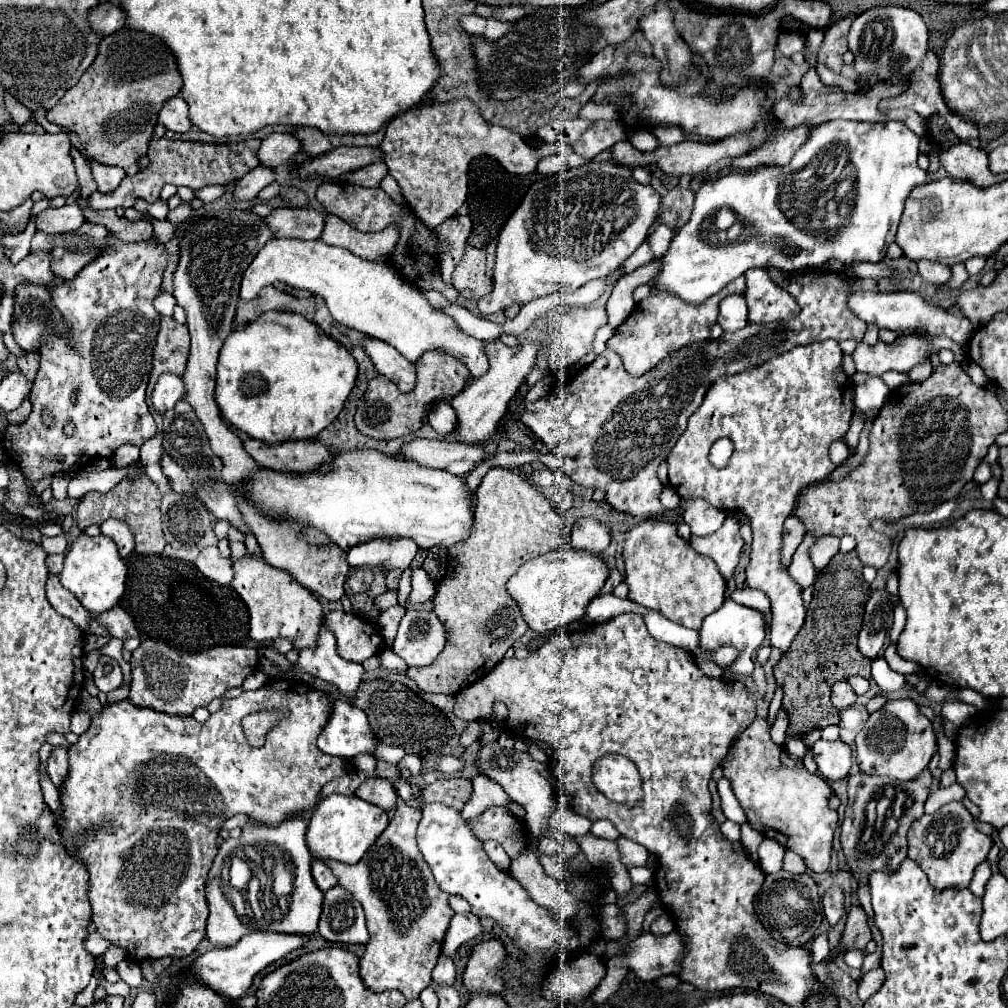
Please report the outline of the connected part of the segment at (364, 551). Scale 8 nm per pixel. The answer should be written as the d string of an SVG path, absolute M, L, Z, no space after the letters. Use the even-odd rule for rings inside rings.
M410 539L396 541L368 541L348 551L348 563L352 567L378 567L382 571L406 571L418 553L418 545Z

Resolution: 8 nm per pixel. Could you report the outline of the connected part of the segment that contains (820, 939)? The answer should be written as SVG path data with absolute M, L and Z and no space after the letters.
M824 933L818 935L816 939L812 939L810 949L812 949L812 959L814 961L822 961L830 953L830 949L828 949L828 937Z

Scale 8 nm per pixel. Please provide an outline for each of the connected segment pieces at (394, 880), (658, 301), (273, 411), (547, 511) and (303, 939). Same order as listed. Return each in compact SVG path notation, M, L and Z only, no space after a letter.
M400 803L386 831L356 865L344 865L330 859L324 861L334 869L338 885L352 893L366 913L370 941L360 959L360 975L366 987L372 991L398 989L408 1001L418 999L420 991L430 985L444 933L454 915L448 905L450 895L436 887L432 871L416 845L418 823L420 811Z
M738 277L736 281L728 283L718 295L712 295L710 299L706 299L706 303L696 305L696 307L686 305L680 299L670 297L670 295L650 295L648 299L638 303L634 313L616 329L614 337L608 339L608 347L614 349L622 357L624 367L630 375L636 375L636 377L644 375L646 371L656 367L668 353L688 343L708 339L710 325L714 325L718 317L718 303L724 297L732 293L742 293L742 291L744 291L744 277Z
M268 311L254 323L234 329L224 341L218 357L216 403L224 421L252 439L260 439L270 445L290 439L314 439L342 411L356 375L358 365L354 357L342 345L324 335L316 323L296 313Z
M494 467L484 475L476 491L474 533L464 543L458 543L448 549L452 559L452 575L450 579L446 579L446 583L436 587L438 591L434 595L434 613L446 627L446 647L432 665L418 667L416 671L414 667L408 667L406 671L406 675L414 679L414 683L422 691L450 693L450 695L460 693L482 675L488 675L496 667L496 663L502 661L504 653L514 645L514 641L526 633L528 627L522 619L522 613L518 611L518 603L510 599L506 583L510 581L512 575L518 573L522 563L562 547L562 525L564 525L562 515L522 475L514 473L512 469L500 469L500 467Z
M254 931L244 935L234 947L226 947L226 949L212 949L196 959L192 959L190 971L208 987L212 987L214 991L218 991L224 997L230 999L240 999L248 987L252 985L254 977L264 971L268 965L284 959L286 955L302 949L306 943L310 941L308 935L286 935L286 933L262 933L262 931Z

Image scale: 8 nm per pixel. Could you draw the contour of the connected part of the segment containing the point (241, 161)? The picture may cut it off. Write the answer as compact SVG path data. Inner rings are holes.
M152 139L148 145L148 159L150 165L140 171L138 175L124 177L120 187L112 193L100 193L94 191L86 203L90 211L104 211L104 209L114 209L114 207L132 207L134 199L142 197L148 203L154 203L160 197L160 191L166 183L170 185L184 185L190 189L202 189L206 185L216 185L216 183L232 183L246 175L250 169L254 169L258 161L258 147L260 139L248 139L240 143L226 143L226 145L204 145L204 143L188 143L182 139Z

